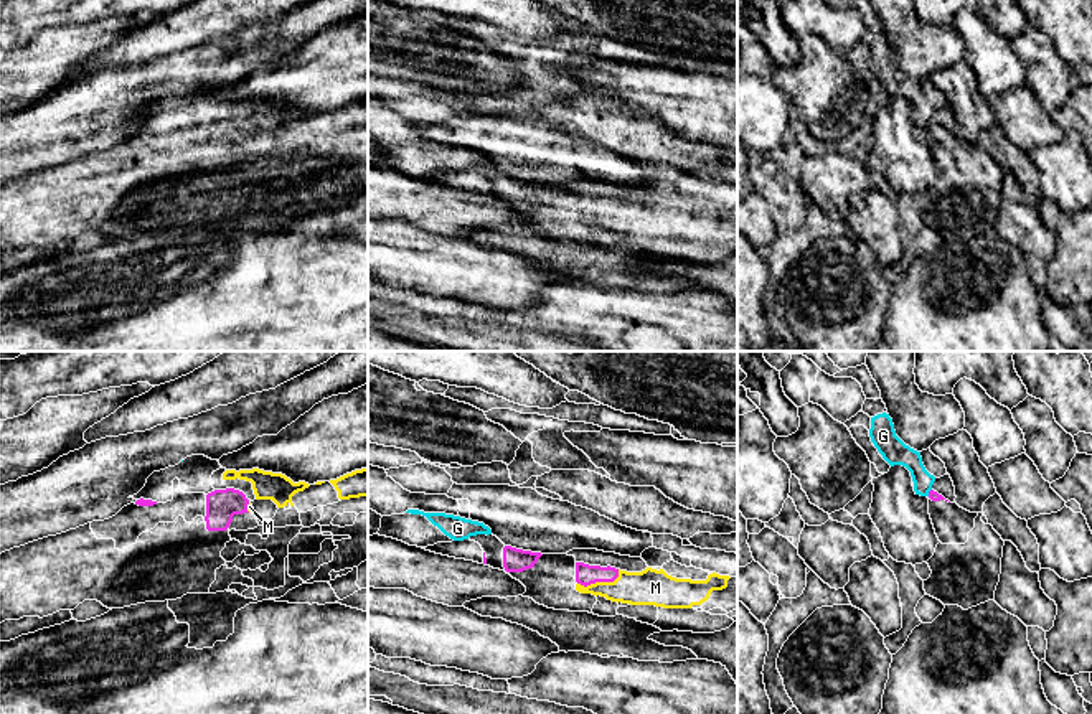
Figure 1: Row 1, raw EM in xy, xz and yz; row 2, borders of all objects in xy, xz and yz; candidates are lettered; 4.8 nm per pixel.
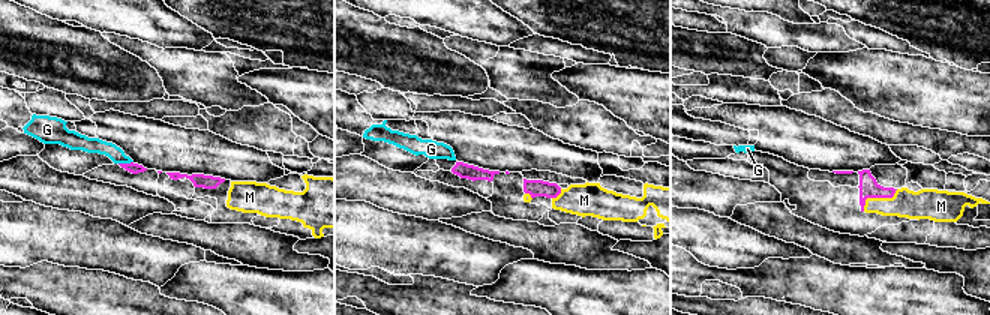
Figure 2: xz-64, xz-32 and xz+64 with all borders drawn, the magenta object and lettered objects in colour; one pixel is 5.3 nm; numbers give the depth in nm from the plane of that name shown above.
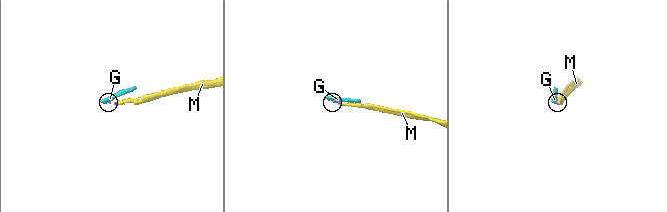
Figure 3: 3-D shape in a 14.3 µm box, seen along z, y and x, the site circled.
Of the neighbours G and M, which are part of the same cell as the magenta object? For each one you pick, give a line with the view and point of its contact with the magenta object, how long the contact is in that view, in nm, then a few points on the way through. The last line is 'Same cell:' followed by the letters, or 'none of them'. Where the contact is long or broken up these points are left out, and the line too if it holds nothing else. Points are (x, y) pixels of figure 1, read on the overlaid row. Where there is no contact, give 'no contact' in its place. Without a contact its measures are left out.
M: meets magenta in xz at (601, 581); contact 220 nm long
Same cell: M

